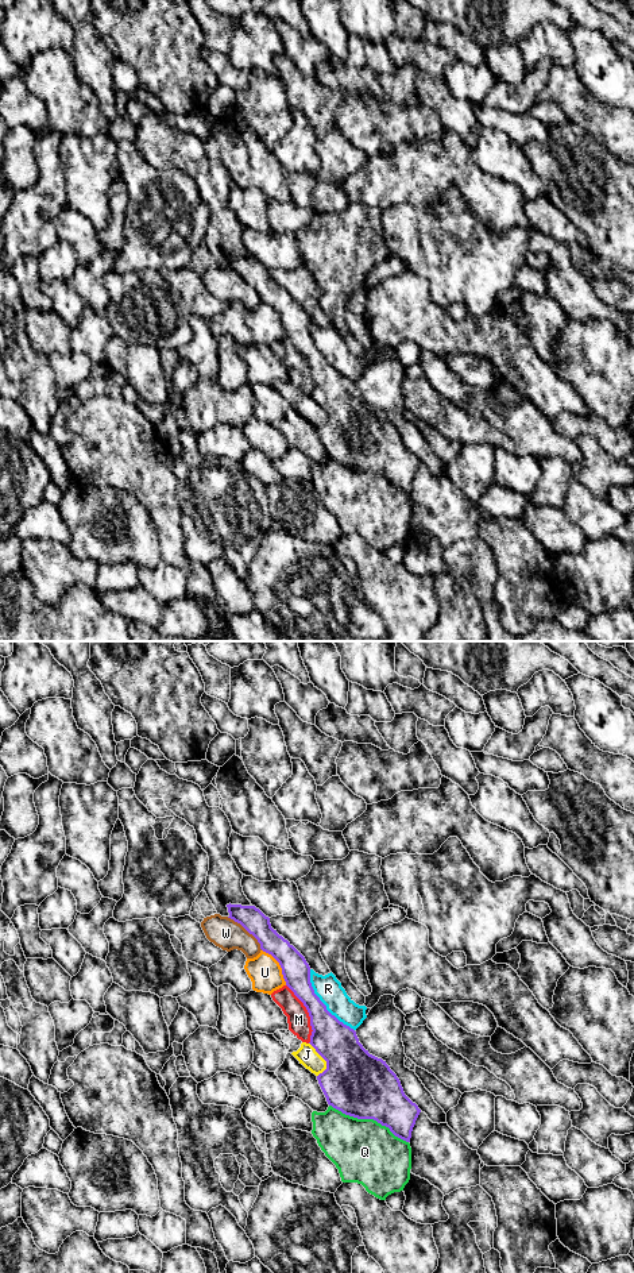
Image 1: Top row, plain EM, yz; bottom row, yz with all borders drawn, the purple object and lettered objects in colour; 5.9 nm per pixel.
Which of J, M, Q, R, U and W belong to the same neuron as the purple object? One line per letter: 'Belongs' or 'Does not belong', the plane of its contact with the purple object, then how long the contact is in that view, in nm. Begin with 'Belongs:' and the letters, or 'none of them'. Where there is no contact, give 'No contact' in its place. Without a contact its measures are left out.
Belongs: none of them
J: Does not belong. Touches purple in yz. Shared border 220 nm
M: Does not belong. Touches purple in yz. Shared border 380 nm
Q: Does not belong. Touches purple in yz. Shared border 500 nm
R: Does not belong. Touches purple in yz. Shared border 460 nm
U: Does not belong. Touches purple in yz. Shared border 260 nm
W: Does not belong. Touches purple in yz. Shared border 300 nm

